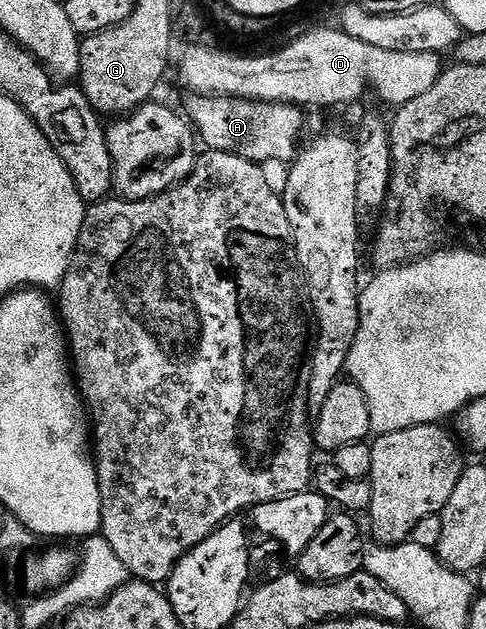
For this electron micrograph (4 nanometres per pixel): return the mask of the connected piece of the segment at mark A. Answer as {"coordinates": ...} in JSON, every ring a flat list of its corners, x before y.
{"coordinates":[[192,94,188,98,187,119,205,149,234,152,261,166,267,165,267,160,291,162,296,159,298,145,301,143,300,131,304,128,304,116,300,113,303,111,297,105,234,100,230,96]]}

